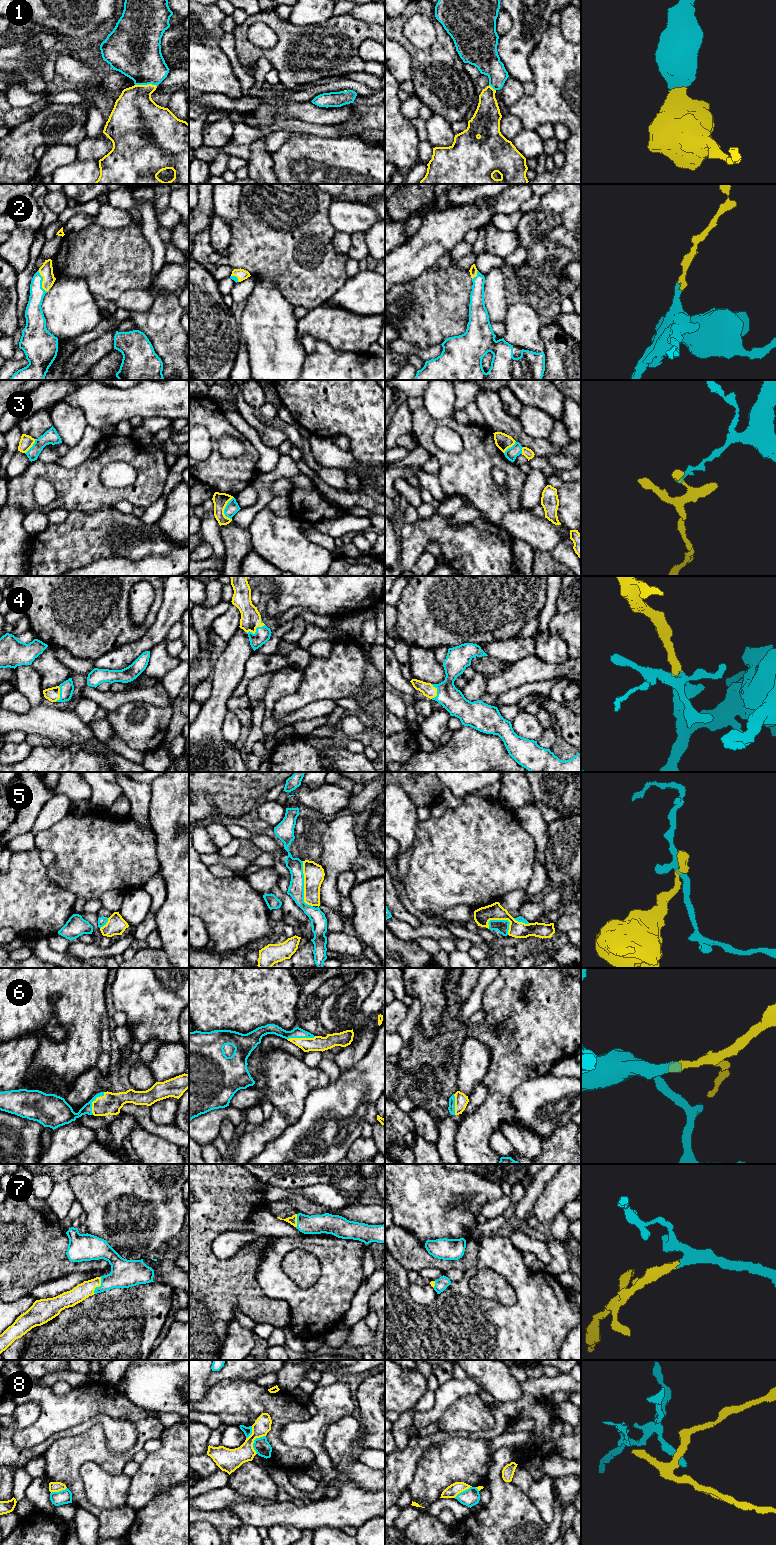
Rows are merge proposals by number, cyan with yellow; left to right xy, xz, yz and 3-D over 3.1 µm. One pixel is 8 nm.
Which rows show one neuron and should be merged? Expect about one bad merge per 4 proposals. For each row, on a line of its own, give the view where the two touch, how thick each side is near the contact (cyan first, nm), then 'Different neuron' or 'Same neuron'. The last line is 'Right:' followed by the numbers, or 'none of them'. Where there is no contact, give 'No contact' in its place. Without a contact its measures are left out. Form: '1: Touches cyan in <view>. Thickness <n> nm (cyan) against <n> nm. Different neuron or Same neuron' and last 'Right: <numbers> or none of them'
1: Touches cyan in xy. Thickness 380 nm (cyan) against 360 nm. Same neuron
2: Touches cyan in xy. Thickness 120 nm (cyan) against 110 nm. Same neuron
3: Touches cyan in xz. Thickness 110 nm (cyan) against 120 nm. Different neuron
4: Touches cyan in xz. Thickness 120 nm (cyan) against 160 nm. Same neuron
5: Touches cyan in xz. Thickness 130 nm (cyan) against 160 nm. Different neuron
6: Touches cyan in xy. Thickness 160 nm (cyan) against 170 nm. Same neuron
7: Touches cyan in xy. Thickness 220 nm (cyan) against 130 nm. Same neuron
8: Touches cyan in xz. Thickness 130 nm (cyan) against 180 nm. Different neuron
Right: 1, 2, 4, 6, 7

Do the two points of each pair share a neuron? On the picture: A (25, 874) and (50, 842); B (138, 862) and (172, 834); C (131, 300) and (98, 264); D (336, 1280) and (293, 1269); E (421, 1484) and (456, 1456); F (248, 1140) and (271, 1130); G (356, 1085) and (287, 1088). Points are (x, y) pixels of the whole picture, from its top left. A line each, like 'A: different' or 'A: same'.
A: different
B: different
C: different
D: different
E: same
F: same
G: different

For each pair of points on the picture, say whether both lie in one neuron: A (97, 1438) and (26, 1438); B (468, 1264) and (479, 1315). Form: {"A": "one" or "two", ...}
{"A": "one", "B": "two"}

